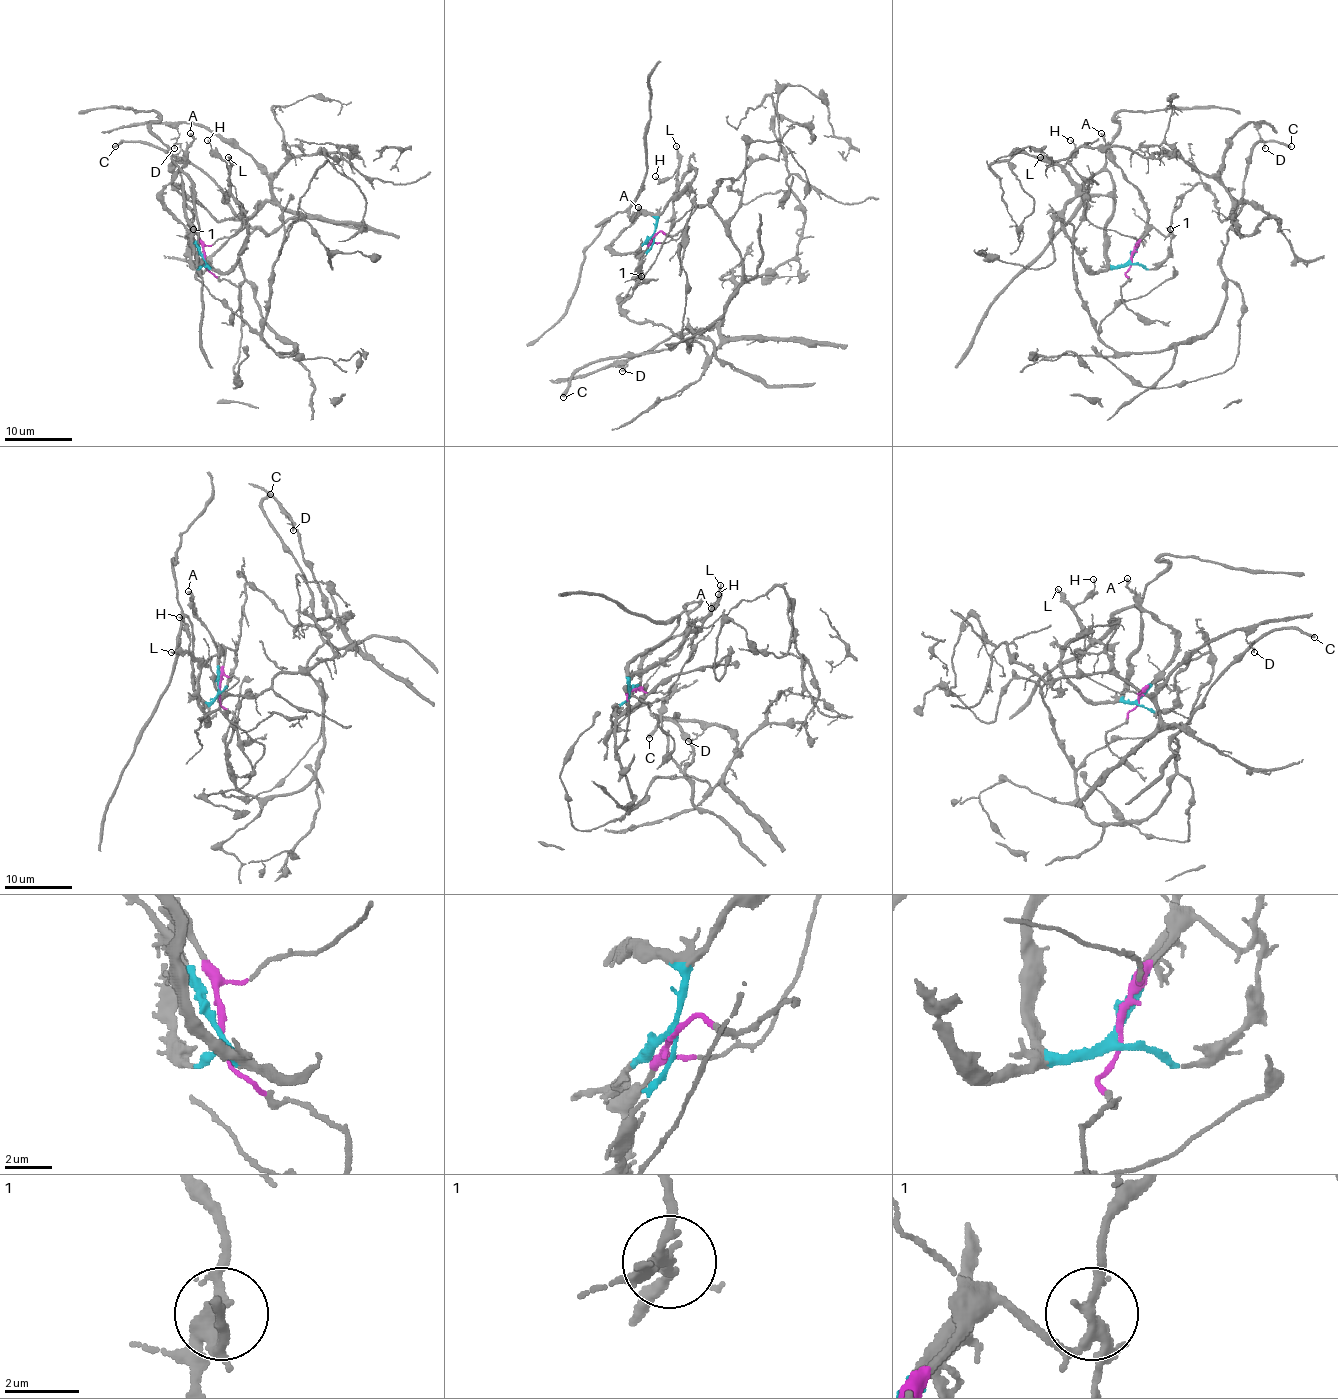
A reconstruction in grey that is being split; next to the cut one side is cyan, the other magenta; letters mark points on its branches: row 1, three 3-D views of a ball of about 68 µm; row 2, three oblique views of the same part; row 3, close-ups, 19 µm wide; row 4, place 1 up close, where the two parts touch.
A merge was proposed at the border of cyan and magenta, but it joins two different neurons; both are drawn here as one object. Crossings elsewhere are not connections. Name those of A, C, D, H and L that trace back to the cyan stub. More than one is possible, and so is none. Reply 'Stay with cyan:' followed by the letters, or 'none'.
Stay with cyan: A, H, L

